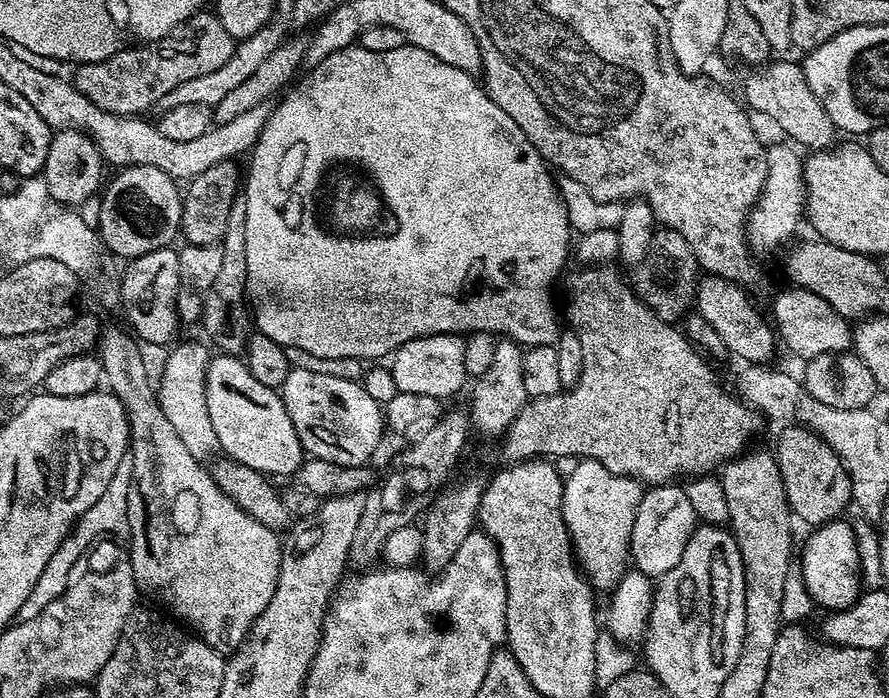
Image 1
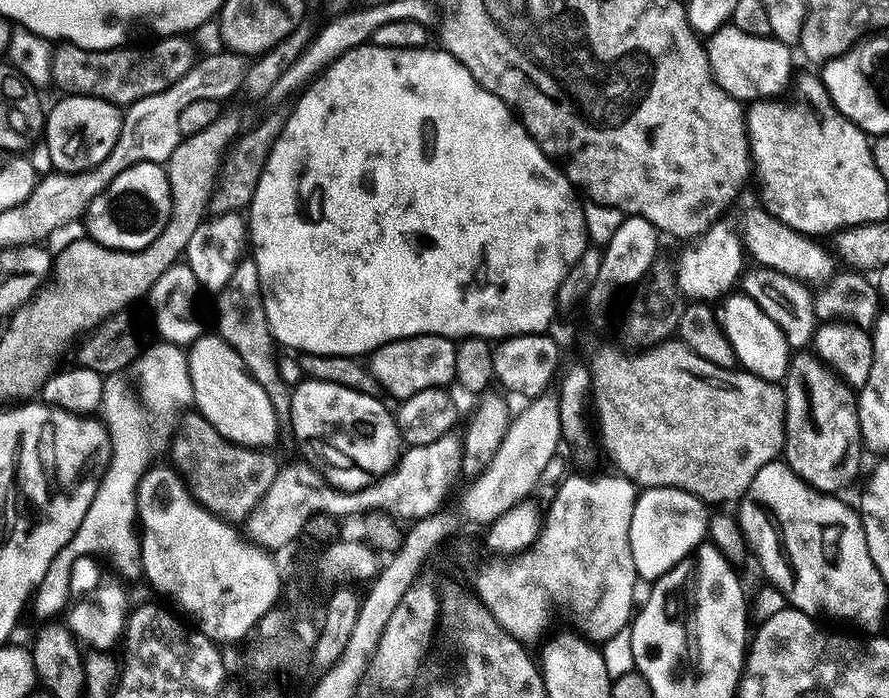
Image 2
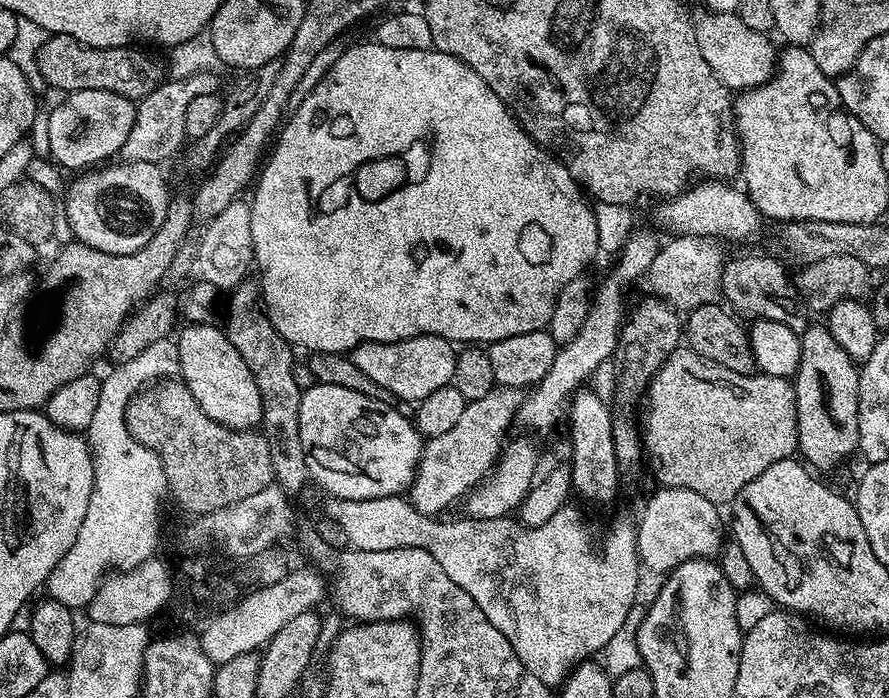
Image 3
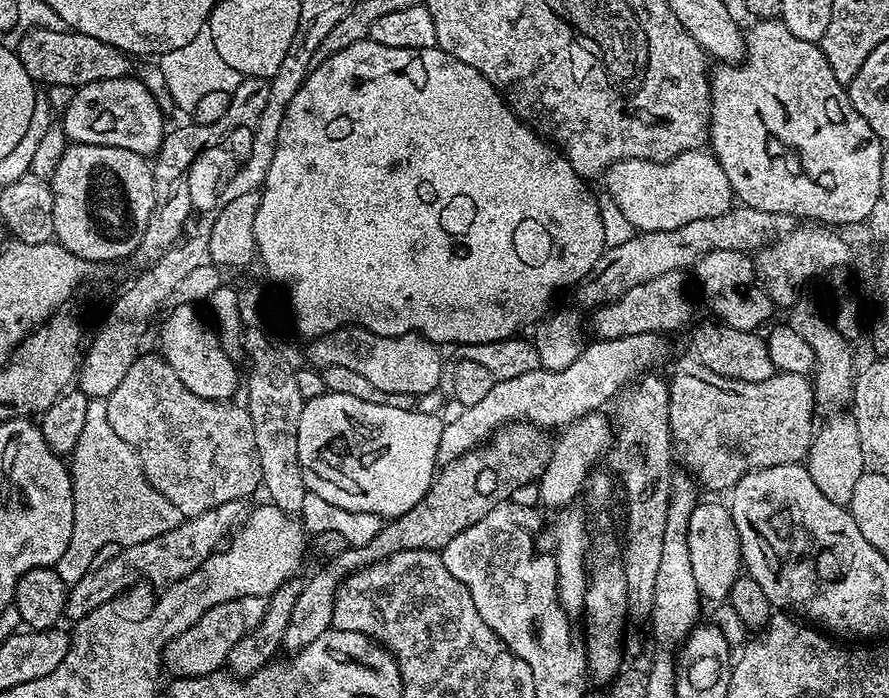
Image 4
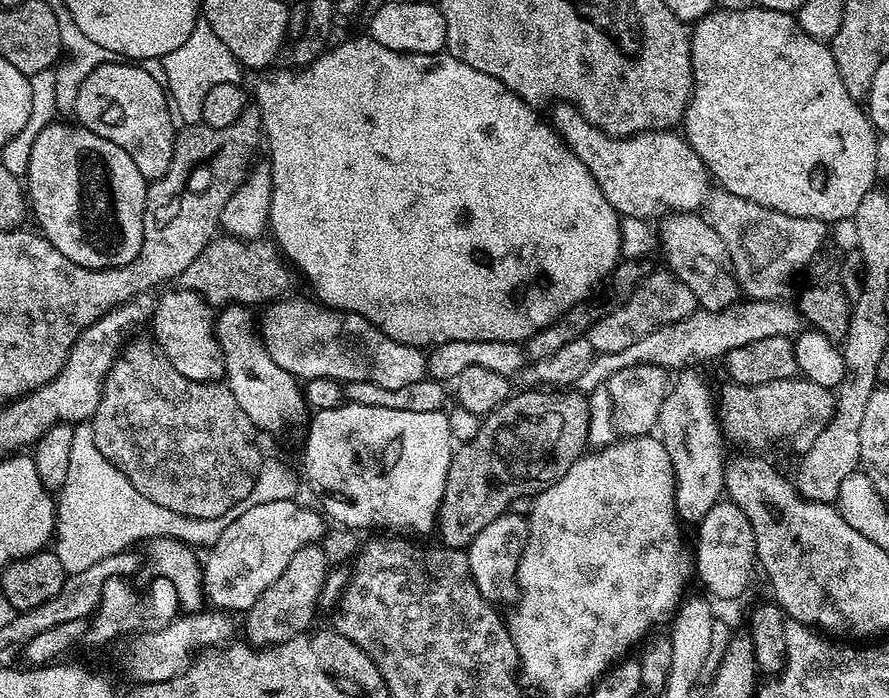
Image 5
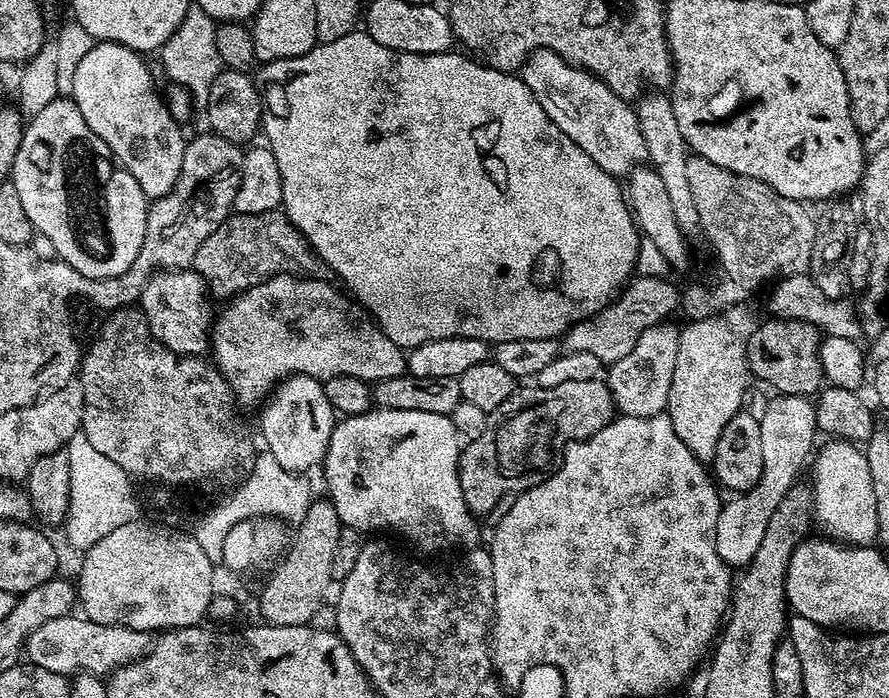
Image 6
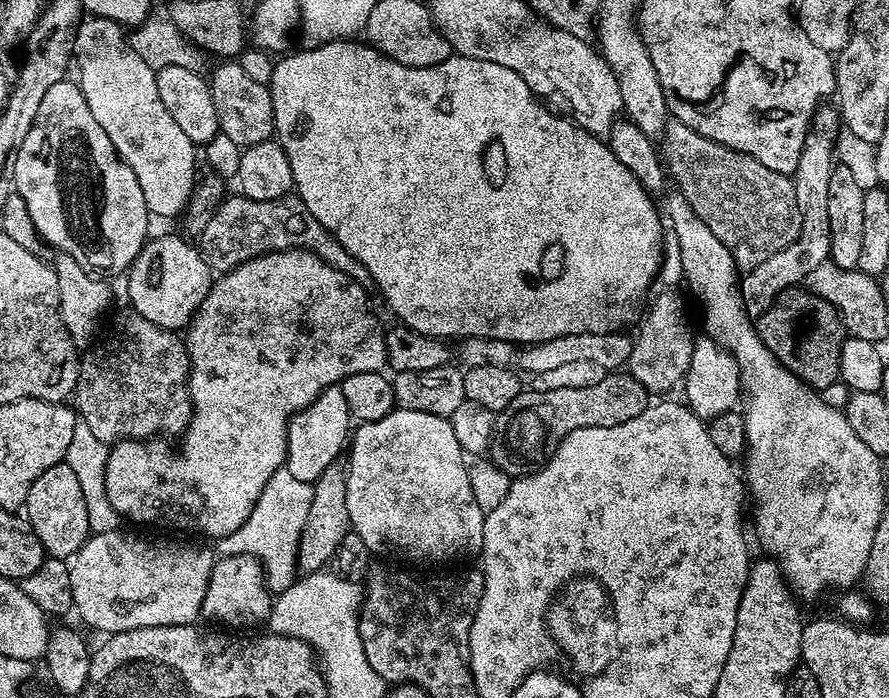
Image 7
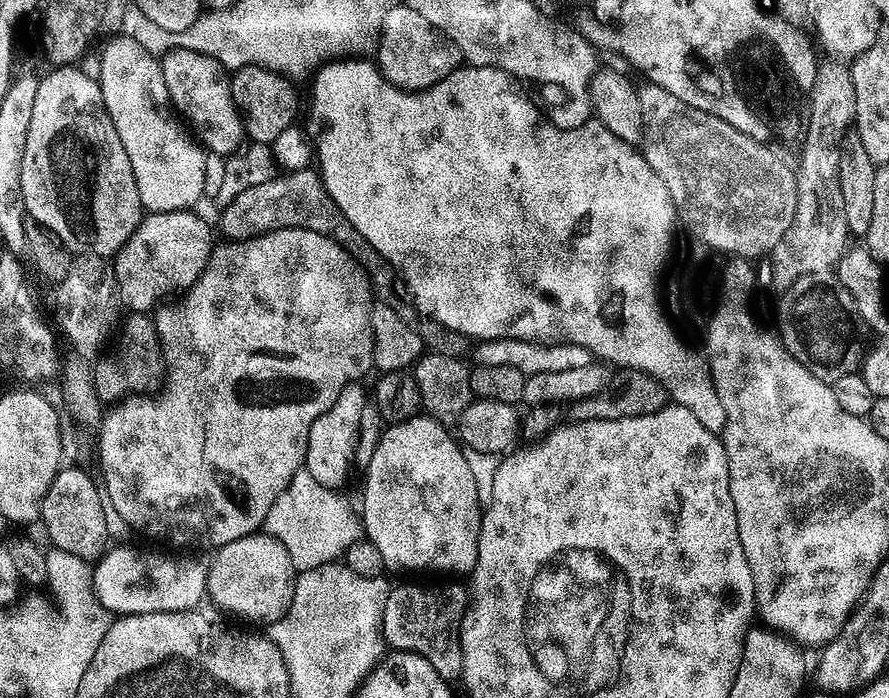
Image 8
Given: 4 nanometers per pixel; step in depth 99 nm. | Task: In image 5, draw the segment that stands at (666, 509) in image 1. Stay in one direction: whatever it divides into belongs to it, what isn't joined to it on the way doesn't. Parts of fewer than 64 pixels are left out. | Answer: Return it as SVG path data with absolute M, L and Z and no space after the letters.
M729 500L717 502L697 523L696 570L705 588L722 600L743 594L756 566L756 543L746 514Z

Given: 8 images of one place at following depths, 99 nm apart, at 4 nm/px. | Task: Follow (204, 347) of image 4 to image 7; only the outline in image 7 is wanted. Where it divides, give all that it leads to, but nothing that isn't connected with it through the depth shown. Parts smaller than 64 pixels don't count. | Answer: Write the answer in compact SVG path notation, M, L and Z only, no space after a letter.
M160 236L157 240L149 239L127 269L126 275L128 275L128 296L132 299L129 300L131 308L142 314L146 322L154 322L154 326L175 333L187 329L192 323L193 316L202 306L214 283L214 273L204 261L199 247L195 243L187 244L180 236Z

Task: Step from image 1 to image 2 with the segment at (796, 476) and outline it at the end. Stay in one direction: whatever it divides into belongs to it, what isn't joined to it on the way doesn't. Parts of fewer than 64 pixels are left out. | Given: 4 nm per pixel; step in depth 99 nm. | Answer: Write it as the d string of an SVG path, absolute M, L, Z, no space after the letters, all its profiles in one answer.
M800 350L791 357L791 364L788 366L787 376L782 381L784 390L784 451L782 459L785 464L790 466L790 470L794 470L794 474L798 474L798 478L811 488L816 488L819 492L827 494L843 493L843 488L848 488L856 480L856 475L860 472L860 452L862 453L862 441L860 438L860 423L858 422L858 414L856 413L856 397L857 393L852 391L827 365L821 363L819 356L808 350Z

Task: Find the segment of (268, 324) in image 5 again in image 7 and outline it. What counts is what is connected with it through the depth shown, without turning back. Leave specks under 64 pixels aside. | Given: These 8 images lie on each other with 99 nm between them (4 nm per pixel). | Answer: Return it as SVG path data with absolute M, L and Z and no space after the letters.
M293 246L286 248L282 252L267 252L265 256L259 256L253 260L239 264L237 268L232 269L231 272L223 273L213 283L212 288L208 292L208 296L202 302L200 309L196 311L196 315L192 318L192 323L186 329L186 343L188 345L188 357L192 363L192 368L188 371L188 389L190 390L190 398L192 399L192 421L188 423L188 431L183 433L182 441L184 440L184 456L180 452L175 452L171 448L169 441L164 438L152 438L149 440L120 440L117 444L111 445L108 453L108 461L106 462L106 494L110 498L110 506L114 506L117 517L128 520L133 520L136 524L157 524L160 528L181 528L184 532L197 532L200 536L214 536L214 538L221 538L238 530L243 526L243 523L250 518L251 511L254 510L255 504L258 502L259 495L262 494L263 488L266 486L271 476L276 471L285 467L288 459L288 424L292 417L296 416L304 408L308 408L313 402L320 397L320 393L324 392L330 387L339 385L341 382L347 382L354 376L363 376L365 374L380 374L385 371L388 363L388 337L385 329L380 329L380 320L374 313L368 309L368 300L364 297L364 292L360 288L344 288L344 276L332 264L327 264L320 256L315 256L312 252L307 252L307 247Z

